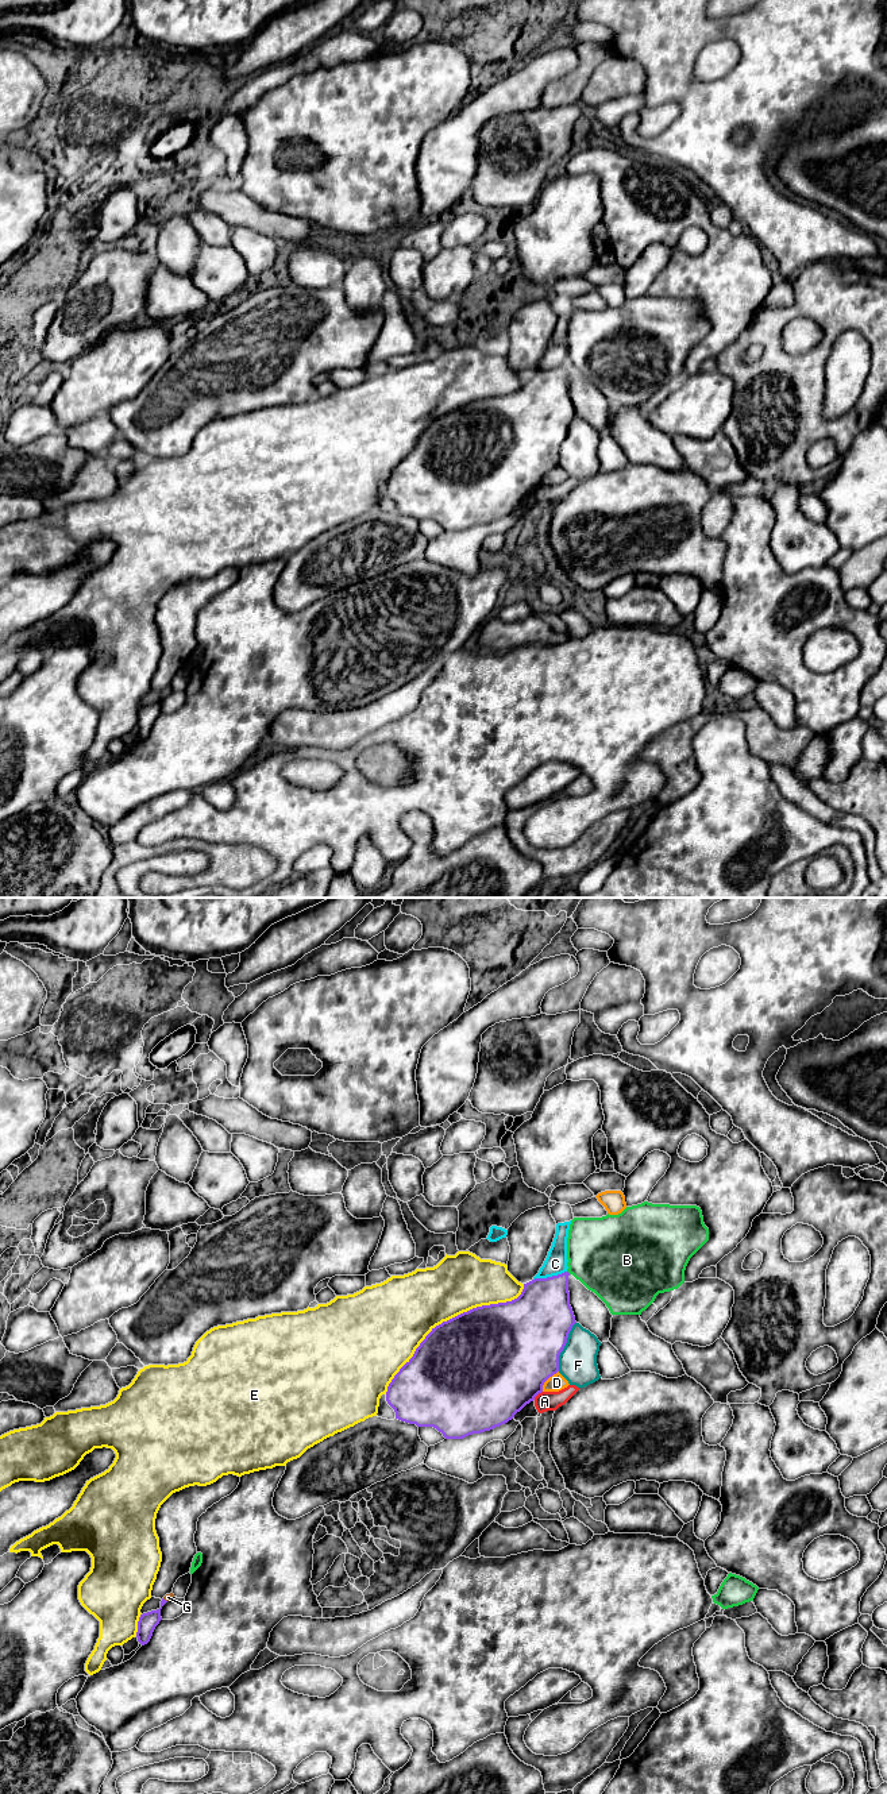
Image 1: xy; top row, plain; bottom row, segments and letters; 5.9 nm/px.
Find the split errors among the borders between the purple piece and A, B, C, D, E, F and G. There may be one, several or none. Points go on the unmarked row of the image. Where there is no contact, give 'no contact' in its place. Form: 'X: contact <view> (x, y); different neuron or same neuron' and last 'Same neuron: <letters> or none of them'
A: contact xy (538, 486); different neuron
B: no contact; different neuron
C: contact xy (550, 370); different neuron
D: contact xy (547, 471); different neuron
E: contact xy (450, 412); different neuron
F: contact xy (565, 438); different neuron
G: contact xy (165, 693); same neuron
Same neuron: G

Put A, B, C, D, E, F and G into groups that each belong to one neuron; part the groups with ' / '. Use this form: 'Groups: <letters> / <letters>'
Groups: A / B / C / D / E / F / G

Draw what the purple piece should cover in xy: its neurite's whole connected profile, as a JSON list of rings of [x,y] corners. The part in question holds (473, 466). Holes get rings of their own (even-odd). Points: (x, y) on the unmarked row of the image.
[[[568,364],[547,371],[535,371],[524,377],[521,387],[506,396],[490,397],[473,401],[432,421],[425,432],[416,441],[413,450],[400,462],[387,479],[386,494],[394,502],[396,512],[416,517],[417,520],[433,520],[446,532],[463,532],[473,526],[481,526],[500,520],[514,510],[527,497],[543,485],[544,475],[559,464],[559,448],[563,444],[568,427],[576,416],[570,398]]]

